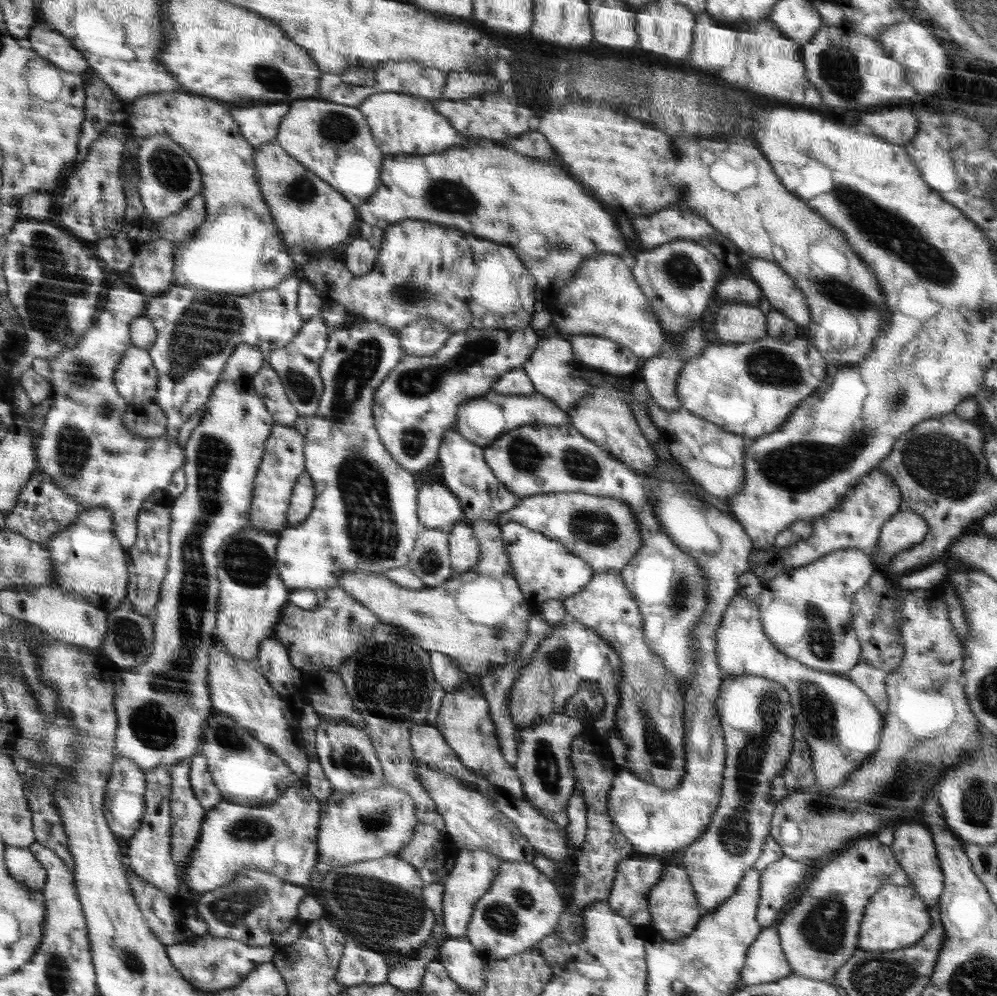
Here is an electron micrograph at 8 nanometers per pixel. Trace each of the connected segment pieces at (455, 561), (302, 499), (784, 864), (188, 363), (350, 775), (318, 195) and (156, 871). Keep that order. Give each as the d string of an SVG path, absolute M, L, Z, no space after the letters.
M457 521L450 530L451 567L455 574L468 573L474 569L482 556L482 544L474 538L472 530L466 524Z
M306 472L295 484L291 497L291 509L288 510L288 526L293 527L306 521L315 505L315 486Z
M783 856L764 869L762 900L759 901L759 912L756 914L762 929L775 927L778 917L795 902L806 868L806 861L795 861Z
M296 275L285 278L278 286L252 294L212 294L192 290L186 286L174 286L168 292L149 302L148 317L156 323L159 340L150 348L152 358L160 371L160 394L156 403L168 413L169 438L179 439L183 427L198 412L206 414L208 403L215 393L216 385L223 378L229 361L236 349L244 343L256 346L265 353L290 345L303 328L304 319L299 313L299 284Z
M321 721L315 734L316 752L326 779L334 791L344 794L378 789L383 784L383 766L370 735L362 727L336 721Z
M273 141L268 145L256 146L255 165L264 198L268 198L272 214L276 214L275 226L280 226L279 234L287 243L287 250L292 250L292 258L296 257L296 265L299 264L299 257L303 263L316 250L338 248L338 244L348 240L352 230L356 230L358 214L354 203L303 163L292 158L279 143Z
M160 765L147 773L147 814L139 832L128 842L125 851L136 873L176 898L182 887L182 880L180 880L179 867L176 866L175 851L172 848L175 825L172 810L174 768L176 765Z

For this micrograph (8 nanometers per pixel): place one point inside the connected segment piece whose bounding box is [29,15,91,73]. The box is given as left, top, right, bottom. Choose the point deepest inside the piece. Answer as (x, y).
(52, 44)

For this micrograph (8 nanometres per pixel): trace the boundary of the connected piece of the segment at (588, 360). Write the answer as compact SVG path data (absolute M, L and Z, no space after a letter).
M582 335L569 341L576 360L585 369L596 368L596 373L600 374L632 374L638 368L639 357L622 343L612 342L608 337Z

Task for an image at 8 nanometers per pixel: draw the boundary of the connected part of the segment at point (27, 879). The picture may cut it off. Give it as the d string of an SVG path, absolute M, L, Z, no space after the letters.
M8 845L6 864L15 880L35 891L45 891L49 872L43 862L29 848Z

